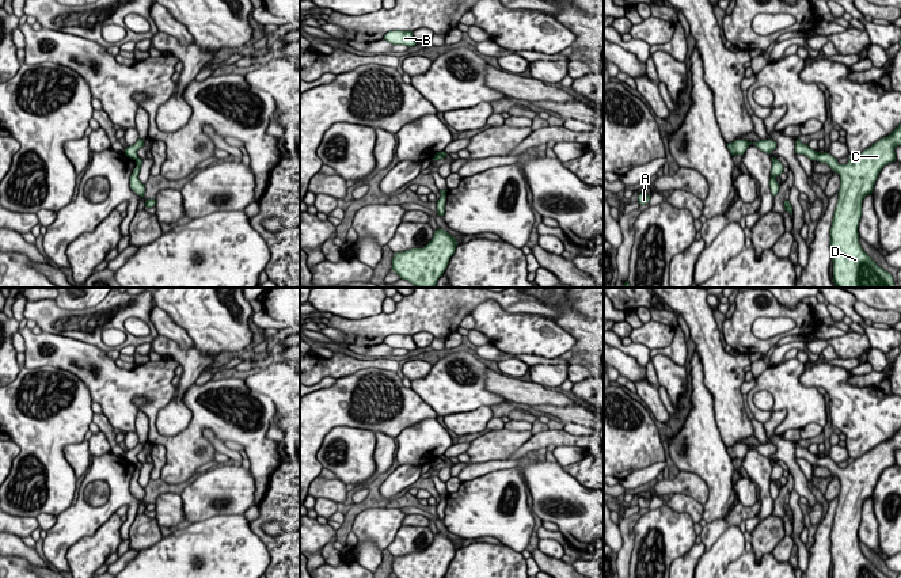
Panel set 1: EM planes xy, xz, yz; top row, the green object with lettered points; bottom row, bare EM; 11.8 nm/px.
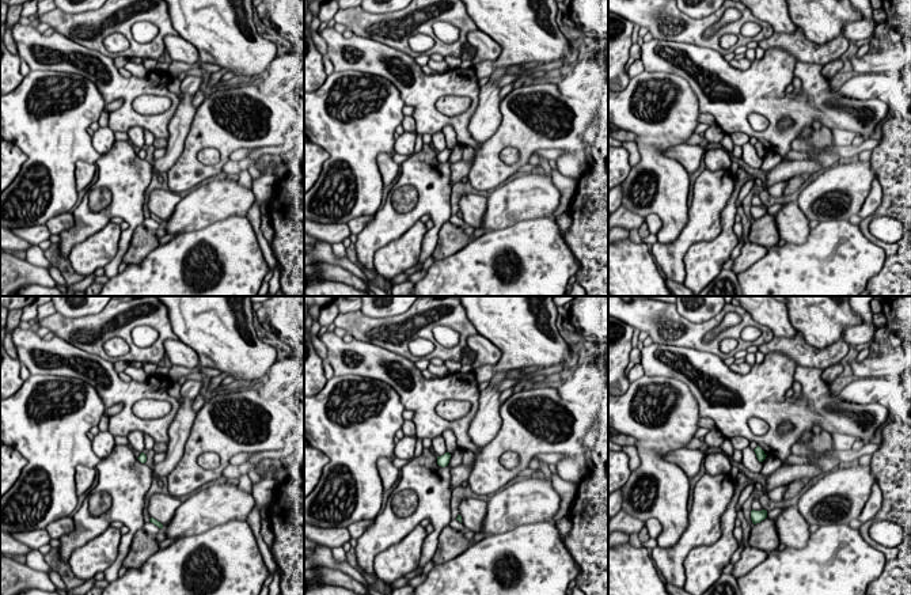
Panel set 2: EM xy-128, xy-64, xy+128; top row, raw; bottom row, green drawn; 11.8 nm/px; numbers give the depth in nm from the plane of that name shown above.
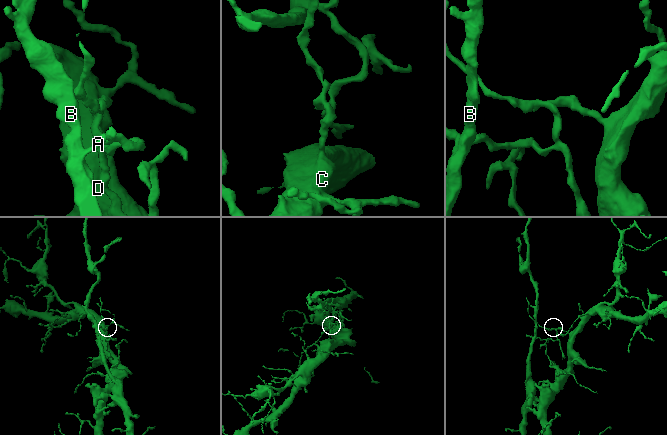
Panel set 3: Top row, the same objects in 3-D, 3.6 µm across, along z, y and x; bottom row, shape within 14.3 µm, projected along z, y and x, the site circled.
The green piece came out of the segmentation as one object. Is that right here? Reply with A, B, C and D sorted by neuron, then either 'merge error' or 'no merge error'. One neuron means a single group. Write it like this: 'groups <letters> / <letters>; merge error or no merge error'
groups A B / C D; merge error

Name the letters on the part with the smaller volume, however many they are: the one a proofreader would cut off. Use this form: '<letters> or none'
A, B

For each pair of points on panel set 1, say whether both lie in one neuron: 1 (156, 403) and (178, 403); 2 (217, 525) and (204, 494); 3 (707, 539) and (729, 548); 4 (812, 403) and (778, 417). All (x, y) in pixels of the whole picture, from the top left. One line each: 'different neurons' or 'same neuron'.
1: different neurons
2: different neurons
3: different neurons
4: different neurons

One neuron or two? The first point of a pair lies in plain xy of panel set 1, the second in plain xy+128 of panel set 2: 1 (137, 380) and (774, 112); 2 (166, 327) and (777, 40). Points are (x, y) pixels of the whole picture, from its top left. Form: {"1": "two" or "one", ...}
{"1": "one", "2": "two"}

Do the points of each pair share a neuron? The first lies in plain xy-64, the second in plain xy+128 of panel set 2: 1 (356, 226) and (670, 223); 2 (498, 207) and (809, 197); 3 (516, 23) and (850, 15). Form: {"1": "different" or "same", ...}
{"1": "different", "2": "same", "3": "same"}

